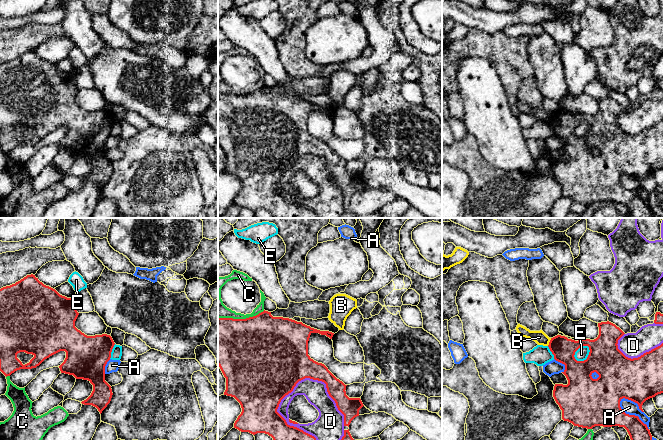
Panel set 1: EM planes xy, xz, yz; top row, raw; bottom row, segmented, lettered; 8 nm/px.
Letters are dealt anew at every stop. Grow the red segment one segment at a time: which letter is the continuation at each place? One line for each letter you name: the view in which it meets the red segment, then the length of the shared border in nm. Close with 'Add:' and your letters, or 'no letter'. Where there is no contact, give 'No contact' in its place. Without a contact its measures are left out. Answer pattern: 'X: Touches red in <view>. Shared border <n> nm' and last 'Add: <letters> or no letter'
Add: no letter

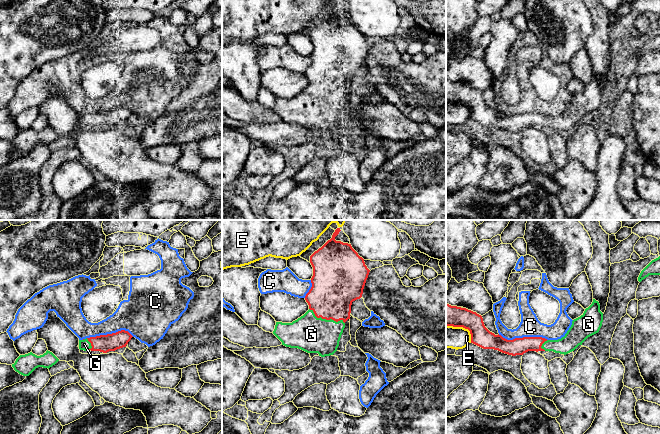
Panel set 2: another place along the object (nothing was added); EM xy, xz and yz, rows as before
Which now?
G: Touches red in xz. Shared border 320 nm
Add: G

